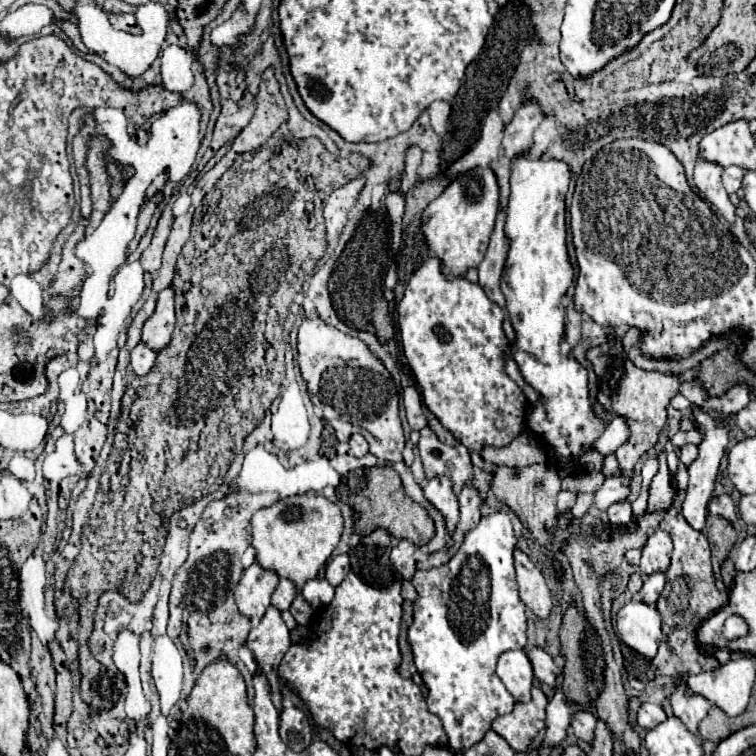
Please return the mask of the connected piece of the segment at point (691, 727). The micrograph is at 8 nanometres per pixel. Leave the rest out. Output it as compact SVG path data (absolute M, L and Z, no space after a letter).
M678 685L676 691L670 695L672 713L682 719L682 723L688 727L688 731L698 733L698 723L706 717L712 703L704 699L702 695L686 695L684 685Z

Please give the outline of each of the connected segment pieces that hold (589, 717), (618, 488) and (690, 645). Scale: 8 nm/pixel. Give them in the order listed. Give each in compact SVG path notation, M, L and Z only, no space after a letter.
M576 711L572 717L572 731L578 739L592 743L596 729L596 717L590 711Z
M626 475L608 477L608 479L604 481L604 485L594 493L594 497L596 497L596 507L598 507L600 511L606 511L610 505L628 499L628 497L630 497L630 485L632 485L632 481L630 481Z
M678 491L672 507L664 513L664 519L660 521L660 529L668 531L674 541L672 563L664 573L666 585L656 603L662 617L662 641L660 641L658 655L652 659L652 665L656 667L656 675L662 675L662 677L676 677L680 673L714 671L720 665L698 645L696 629L704 619L708 619L722 605L726 605L726 597L714 585L708 539L702 531L688 527L688 521L684 519L684 515L680 515L682 503L684 503L684 491Z

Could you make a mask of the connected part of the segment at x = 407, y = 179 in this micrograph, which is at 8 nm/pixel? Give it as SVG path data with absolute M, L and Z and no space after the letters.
M410 147L406 151L406 175L400 183L400 195L406 195L412 187L412 183L416 183L416 169L422 161L422 151L418 147Z

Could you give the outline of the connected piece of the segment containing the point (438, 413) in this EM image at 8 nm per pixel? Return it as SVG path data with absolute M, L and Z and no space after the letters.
M430 257L412 275L398 305L400 343L420 387L422 401L434 413L434 417L454 435L454 439L458 439L474 453L484 447L506 447L522 433L526 397L504 371L504 351L508 339L502 331L502 319L504 309L492 303L484 295L480 285L472 285L464 277L448 281L436 257Z

